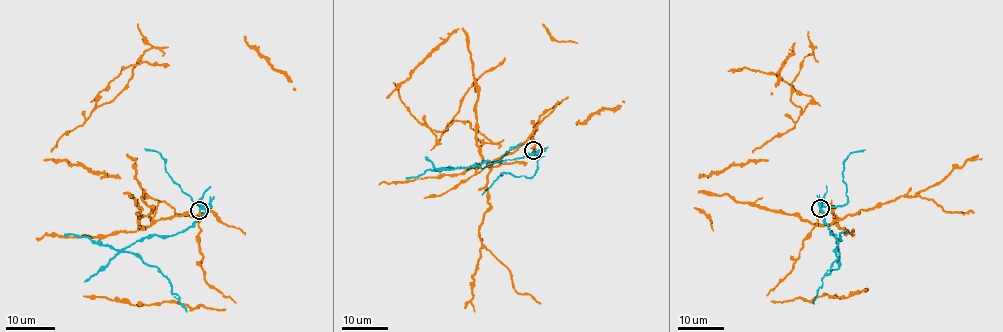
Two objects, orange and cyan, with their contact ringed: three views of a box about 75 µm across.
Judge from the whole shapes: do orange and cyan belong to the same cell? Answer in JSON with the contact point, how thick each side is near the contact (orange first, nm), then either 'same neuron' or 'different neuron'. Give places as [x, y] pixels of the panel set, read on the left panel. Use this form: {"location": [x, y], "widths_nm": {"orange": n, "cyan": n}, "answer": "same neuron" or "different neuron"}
{"location": [199, 210], "widths_nm": {"orange": 300, "cyan": 110}, "answer": "different neuron"}

